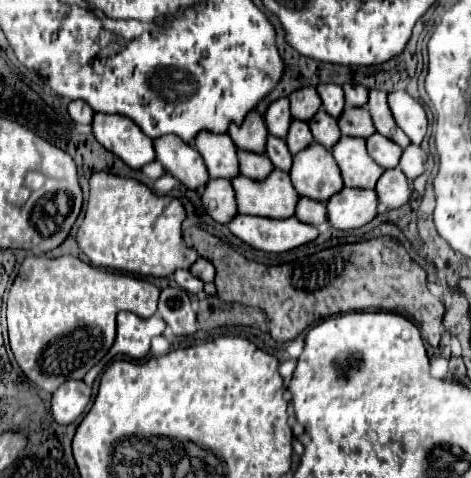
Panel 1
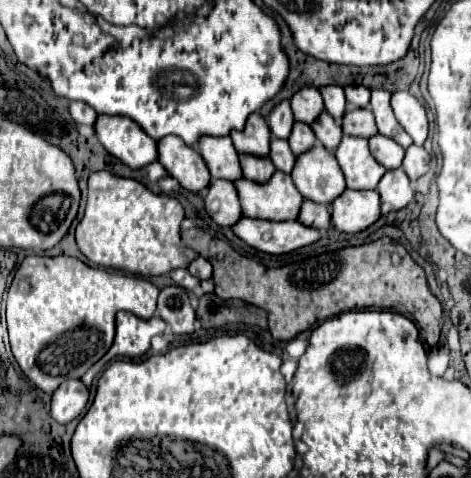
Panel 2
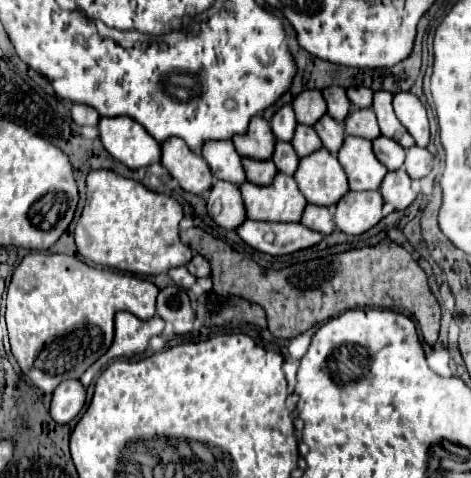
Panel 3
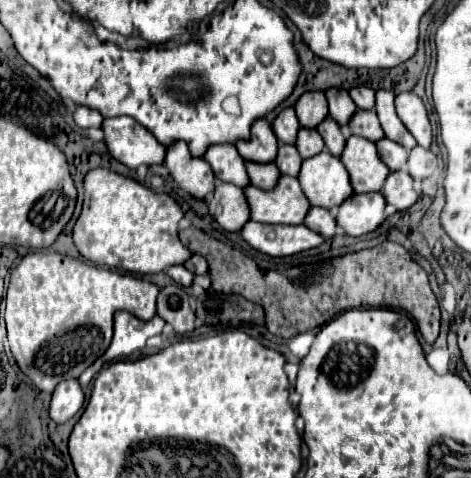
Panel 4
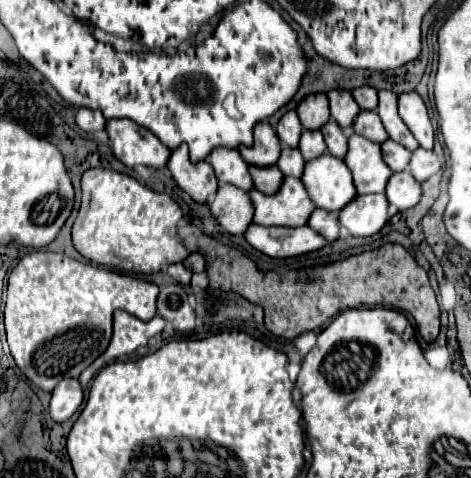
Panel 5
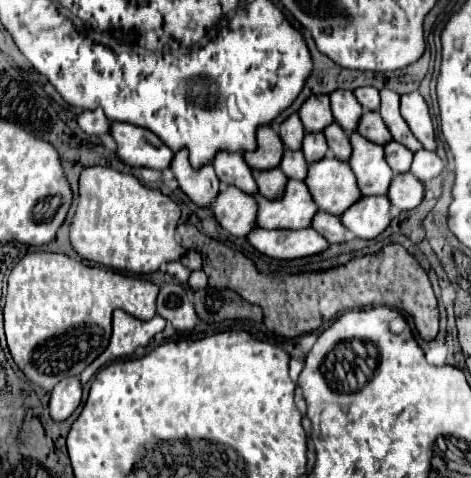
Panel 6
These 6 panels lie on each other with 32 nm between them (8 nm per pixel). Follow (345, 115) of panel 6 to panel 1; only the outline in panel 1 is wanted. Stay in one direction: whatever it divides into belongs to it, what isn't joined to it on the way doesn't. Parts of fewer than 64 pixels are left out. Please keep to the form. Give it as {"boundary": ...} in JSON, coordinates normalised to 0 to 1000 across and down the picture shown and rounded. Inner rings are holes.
{"boundary":[[[679,176],[675,192],[679,192],[679,205],[684,205],[688,230],[701,243],[722,247],[726,230],[730,230],[730,192],[726,192],[726,184],[718,176]]]}

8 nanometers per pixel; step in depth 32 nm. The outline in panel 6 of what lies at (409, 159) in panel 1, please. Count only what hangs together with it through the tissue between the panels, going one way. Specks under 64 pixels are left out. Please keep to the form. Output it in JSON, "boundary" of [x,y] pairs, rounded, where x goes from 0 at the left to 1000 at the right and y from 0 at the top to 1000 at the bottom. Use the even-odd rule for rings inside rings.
{"boundary":[[[892,314],[879,322],[879,339],[870,360],[892,377],[892,381],[909,381],[926,368],[934,368],[943,360],[943,339],[934,335],[934,326],[926,318],[909,318],[909,314]]]}

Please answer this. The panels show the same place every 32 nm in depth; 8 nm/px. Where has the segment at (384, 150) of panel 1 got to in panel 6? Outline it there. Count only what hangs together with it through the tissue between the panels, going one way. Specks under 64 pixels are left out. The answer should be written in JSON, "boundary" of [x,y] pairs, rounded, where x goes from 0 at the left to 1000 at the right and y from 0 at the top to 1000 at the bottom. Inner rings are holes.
{"boundary":[[[824,297],[815,305],[820,314],[820,335],[828,343],[828,351],[841,360],[841,364],[854,364],[854,360],[866,360],[870,356],[870,343],[875,343],[875,331],[879,322],[849,297]]]}

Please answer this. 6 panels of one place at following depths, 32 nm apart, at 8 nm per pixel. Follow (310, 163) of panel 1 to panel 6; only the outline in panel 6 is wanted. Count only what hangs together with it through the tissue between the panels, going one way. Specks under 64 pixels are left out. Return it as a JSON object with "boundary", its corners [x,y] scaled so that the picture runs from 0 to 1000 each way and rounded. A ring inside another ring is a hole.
{"boundary":[[[701,326],[679,335],[675,343],[658,343],[650,385],[662,402],[662,414],[671,418],[675,435],[684,444],[696,444],[696,448],[709,448],[709,452],[726,452],[769,410],[764,397],[760,397],[760,381],[756,381],[756,368],[752,368],[743,343],[726,339],[726,335],[713,335],[713,331],[701,331]]]}

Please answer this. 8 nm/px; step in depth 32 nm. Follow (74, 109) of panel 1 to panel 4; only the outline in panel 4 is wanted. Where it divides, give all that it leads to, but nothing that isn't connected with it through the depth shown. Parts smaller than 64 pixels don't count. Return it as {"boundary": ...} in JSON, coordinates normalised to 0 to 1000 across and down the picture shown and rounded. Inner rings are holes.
{"boundary":[[[166,222],[161,234],[157,234],[157,255],[170,264],[170,268],[217,268],[217,238],[208,230],[195,230],[195,226],[183,226],[183,222]]]}

